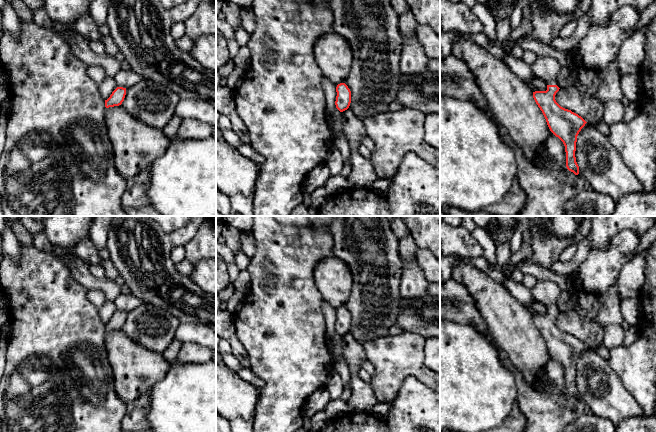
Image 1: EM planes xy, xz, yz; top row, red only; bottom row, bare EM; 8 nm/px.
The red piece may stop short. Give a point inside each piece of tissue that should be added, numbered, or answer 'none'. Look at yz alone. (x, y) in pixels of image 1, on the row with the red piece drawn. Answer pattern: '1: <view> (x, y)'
1: yz (546, 68)

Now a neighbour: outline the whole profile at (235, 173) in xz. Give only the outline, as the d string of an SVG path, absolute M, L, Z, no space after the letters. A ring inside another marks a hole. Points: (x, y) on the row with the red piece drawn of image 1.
M216 138L216 187L222 193L233 196L241 193L244 196L254 195L259 177L258 164L244 157L224 139Z

